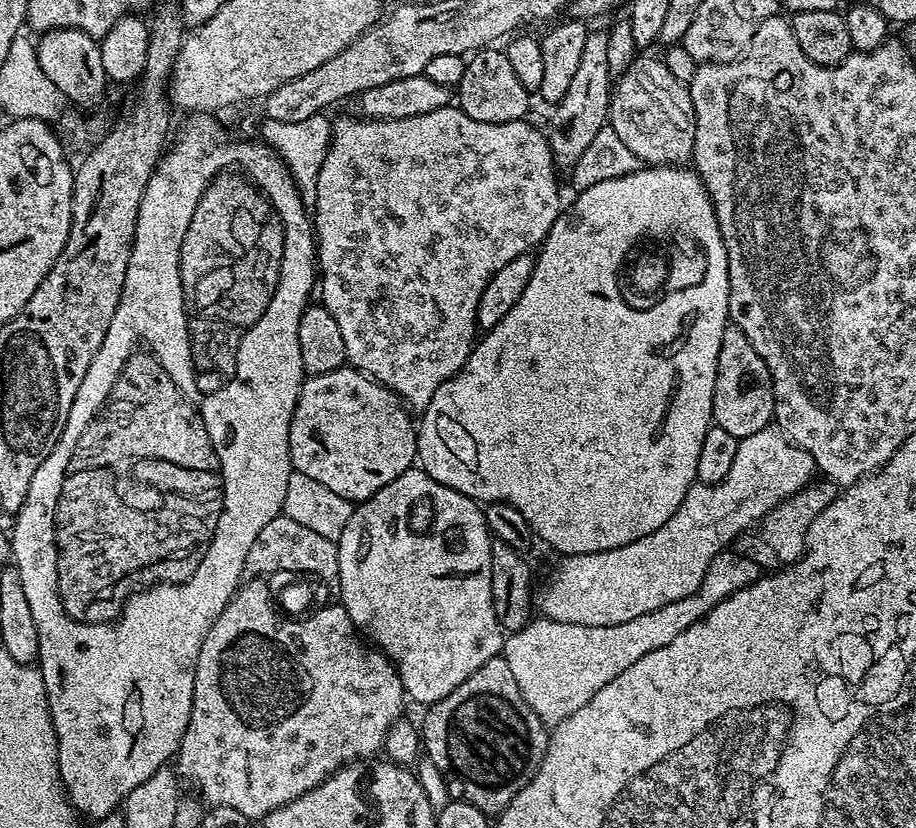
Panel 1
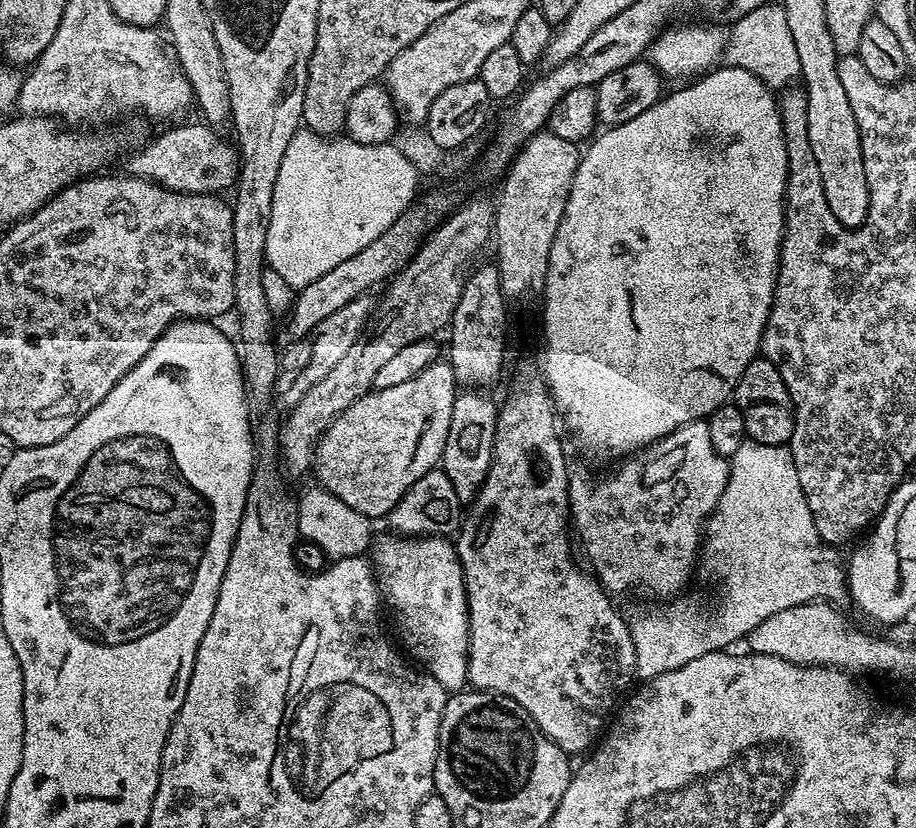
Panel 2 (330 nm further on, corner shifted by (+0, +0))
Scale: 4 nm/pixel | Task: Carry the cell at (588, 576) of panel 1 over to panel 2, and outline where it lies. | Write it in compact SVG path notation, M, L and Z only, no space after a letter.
M747 439L730 457L728 485L722 490L722 498L713 510L702 533L702 568L716 576L720 583L720 601L712 613L700 612L692 600L676 598L664 602L661 608L644 612L630 627L634 638L636 676L641 681L653 680L658 674L678 670L702 654L731 649L735 640L743 641L758 622L766 622L770 614L788 610L790 606L802 606L812 600L848 604L848 577L845 565L835 547L821 541L814 526L806 494L802 494L802 482L798 482L798 470L794 466L791 451L785 445L768 446Z

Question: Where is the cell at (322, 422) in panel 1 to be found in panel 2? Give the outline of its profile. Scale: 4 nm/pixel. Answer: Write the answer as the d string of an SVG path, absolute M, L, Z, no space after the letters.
M437 359L435 364L426 366L422 374L414 374L407 382L398 386L386 386L386 390L366 393L354 406L350 406L320 435L314 457L315 483L327 488L330 494L342 498L346 506L358 510L358 514L369 518L387 517L398 506L398 502L431 468L441 463L446 446L446 433L450 430L450 413L454 410L454 398L458 383L454 370L447 359Z

